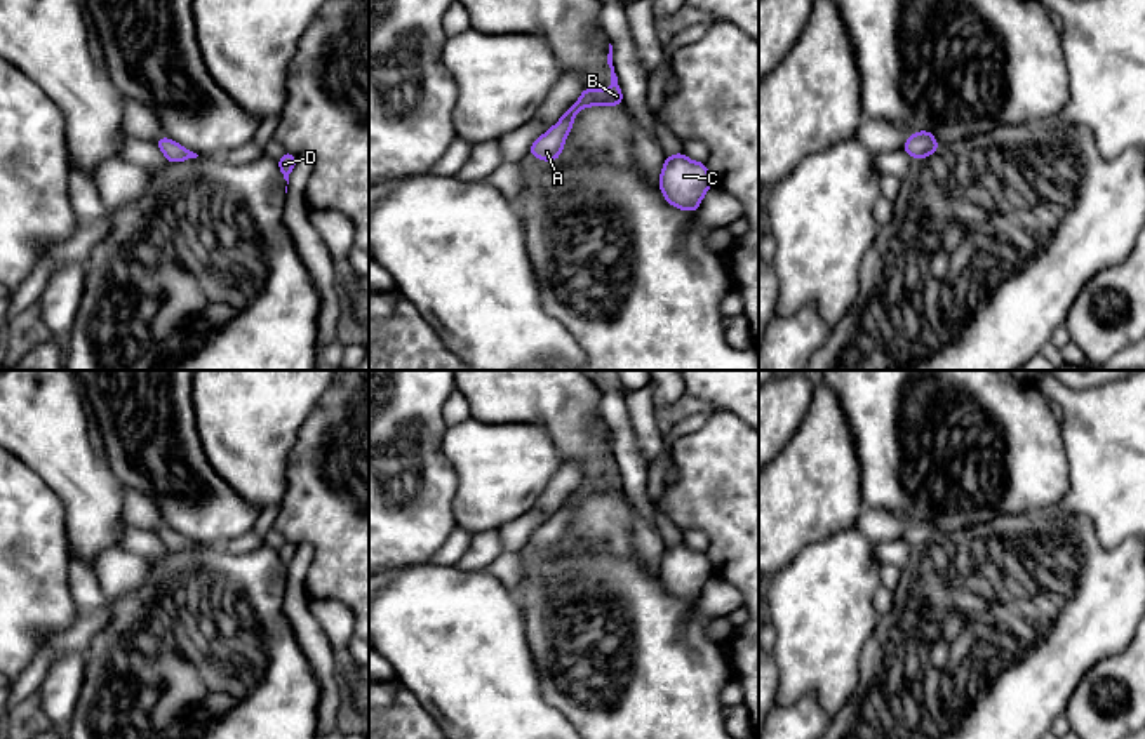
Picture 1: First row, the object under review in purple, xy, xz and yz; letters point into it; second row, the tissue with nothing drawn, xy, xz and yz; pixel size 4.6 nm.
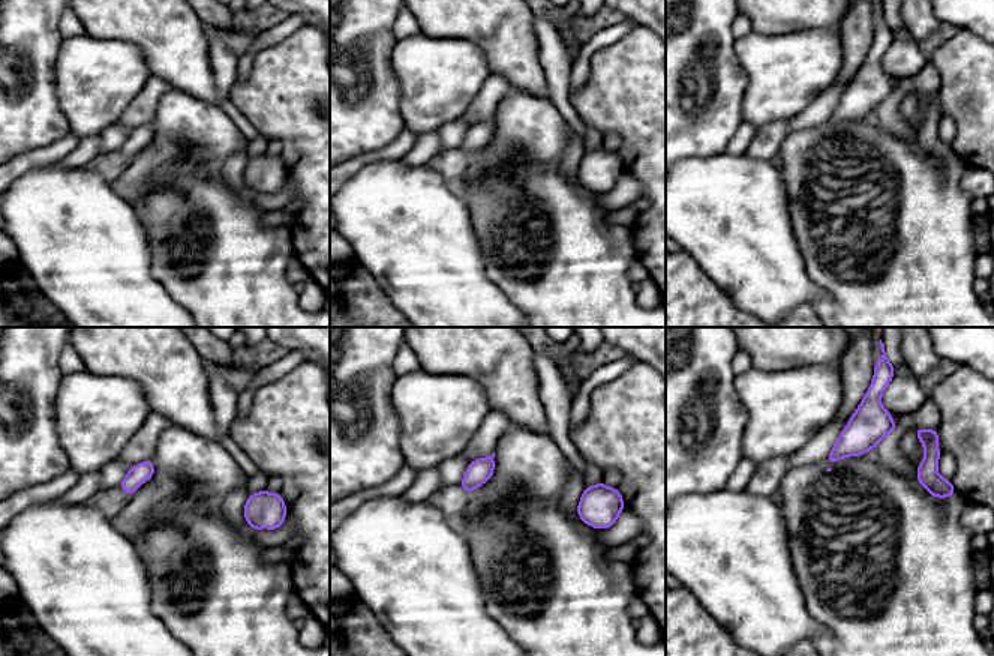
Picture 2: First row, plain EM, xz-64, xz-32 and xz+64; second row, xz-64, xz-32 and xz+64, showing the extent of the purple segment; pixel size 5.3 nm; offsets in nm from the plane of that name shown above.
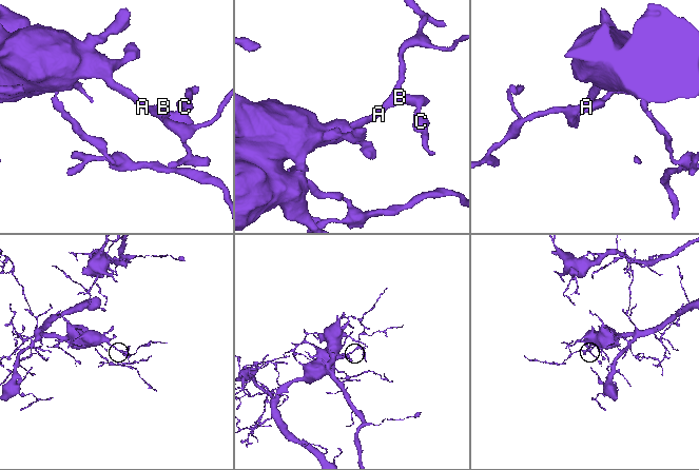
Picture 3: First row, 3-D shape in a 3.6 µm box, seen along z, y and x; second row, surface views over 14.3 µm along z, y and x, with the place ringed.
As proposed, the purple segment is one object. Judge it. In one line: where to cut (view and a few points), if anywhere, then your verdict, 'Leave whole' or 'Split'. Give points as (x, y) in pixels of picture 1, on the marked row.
No split. Leave whole

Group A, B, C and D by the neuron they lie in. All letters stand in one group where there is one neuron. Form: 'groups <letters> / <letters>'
groups A B C D

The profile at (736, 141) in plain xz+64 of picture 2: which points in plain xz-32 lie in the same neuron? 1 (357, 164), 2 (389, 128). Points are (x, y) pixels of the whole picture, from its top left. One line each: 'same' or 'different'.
1: same
2: different

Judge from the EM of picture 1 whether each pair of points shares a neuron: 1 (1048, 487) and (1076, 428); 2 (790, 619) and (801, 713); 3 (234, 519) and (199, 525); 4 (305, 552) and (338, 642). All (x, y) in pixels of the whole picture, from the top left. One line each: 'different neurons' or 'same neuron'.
1: different neurons
2: different neurons
3: same neuron
4: different neurons

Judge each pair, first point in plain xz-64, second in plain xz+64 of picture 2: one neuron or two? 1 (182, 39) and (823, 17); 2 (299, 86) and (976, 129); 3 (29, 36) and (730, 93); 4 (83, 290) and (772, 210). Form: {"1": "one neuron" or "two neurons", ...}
{"1": "one neuron", "2": "one neuron", "3": "one neuron", "4": "one neuron"}

